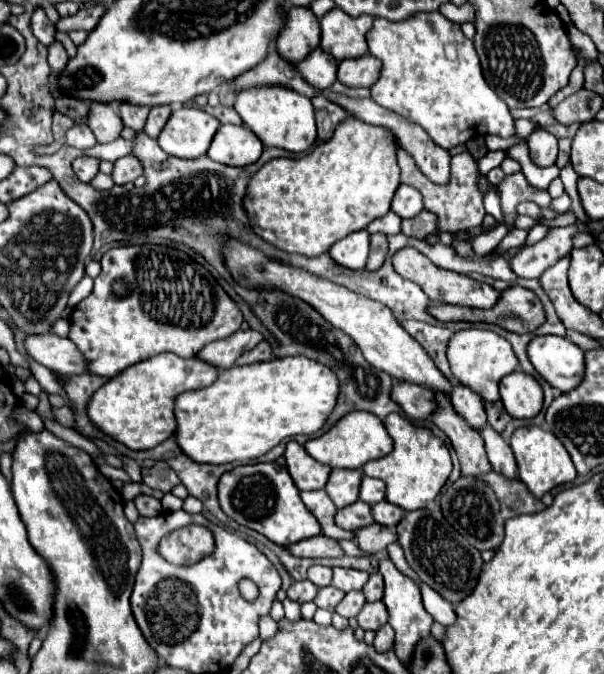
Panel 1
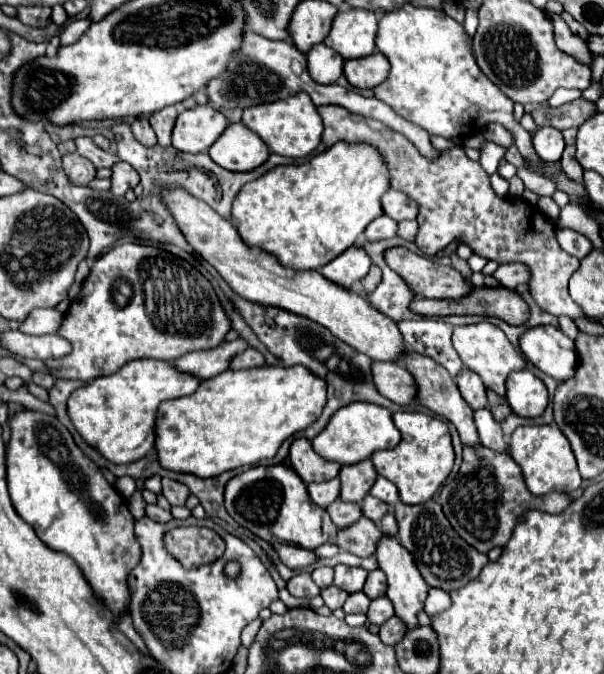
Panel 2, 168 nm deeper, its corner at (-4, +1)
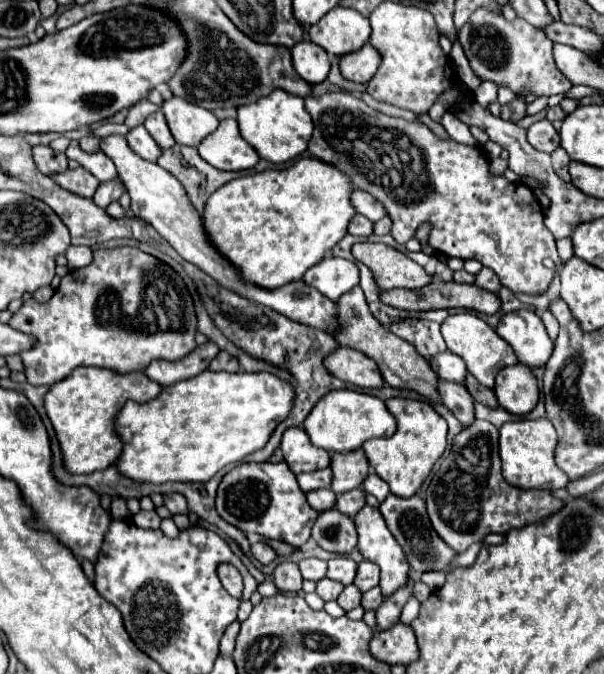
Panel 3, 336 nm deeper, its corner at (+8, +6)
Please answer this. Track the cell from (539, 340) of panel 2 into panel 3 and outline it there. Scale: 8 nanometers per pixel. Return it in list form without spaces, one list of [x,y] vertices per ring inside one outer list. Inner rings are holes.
[[[532,310],[504,314],[496,332],[514,348],[518,362],[528,368],[542,368],[552,356],[554,344],[548,338],[540,316]]]

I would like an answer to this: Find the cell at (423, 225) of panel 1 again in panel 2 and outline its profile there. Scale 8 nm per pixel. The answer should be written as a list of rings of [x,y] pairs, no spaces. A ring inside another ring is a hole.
[[[400,221],[398,223],[398,237],[406,241],[414,241],[418,233],[418,223],[416,221]]]

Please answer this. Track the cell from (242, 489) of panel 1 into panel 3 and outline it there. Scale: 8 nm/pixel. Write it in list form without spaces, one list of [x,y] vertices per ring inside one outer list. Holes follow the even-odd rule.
[[[252,462],[232,468],[218,486],[216,510],[220,518],[242,532],[256,532],[266,538],[284,540],[294,548],[308,542],[312,526],[318,518],[318,512],[308,506],[306,494],[300,490],[296,476],[286,462]]]

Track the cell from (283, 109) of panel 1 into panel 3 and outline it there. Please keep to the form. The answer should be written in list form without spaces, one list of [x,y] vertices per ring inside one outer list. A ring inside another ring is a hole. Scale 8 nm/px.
[[[280,88],[254,104],[240,106],[238,124],[244,140],[256,148],[260,158],[274,164],[284,164],[300,156],[308,146],[308,138],[312,136],[312,118],[304,108],[304,100]]]

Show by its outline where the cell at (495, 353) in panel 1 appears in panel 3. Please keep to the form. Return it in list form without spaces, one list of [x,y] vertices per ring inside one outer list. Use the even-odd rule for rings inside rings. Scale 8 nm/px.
[[[462,312],[462,314],[454,314],[450,318],[446,318],[442,322],[442,336],[446,340],[446,346],[450,352],[454,352],[456,356],[460,356],[466,362],[468,372],[482,384],[488,388],[494,388],[494,378],[496,374],[504,368],[504,366],[512,366],[518,362],[512,346],[508,346],[508,342],[504,342],[482,318],[470,314],[470,312]]]

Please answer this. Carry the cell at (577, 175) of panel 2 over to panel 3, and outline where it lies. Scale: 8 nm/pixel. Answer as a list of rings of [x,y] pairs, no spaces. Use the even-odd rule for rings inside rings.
[[[558,146],[554,152],[552,152],[552,166],[556,170],[556,174],[560,178],[564,178],[566,182],[570,180],[570,174],[568,174],[568,164],[570,164],[570,158],[566,154],[566,150],[562,146]]]

